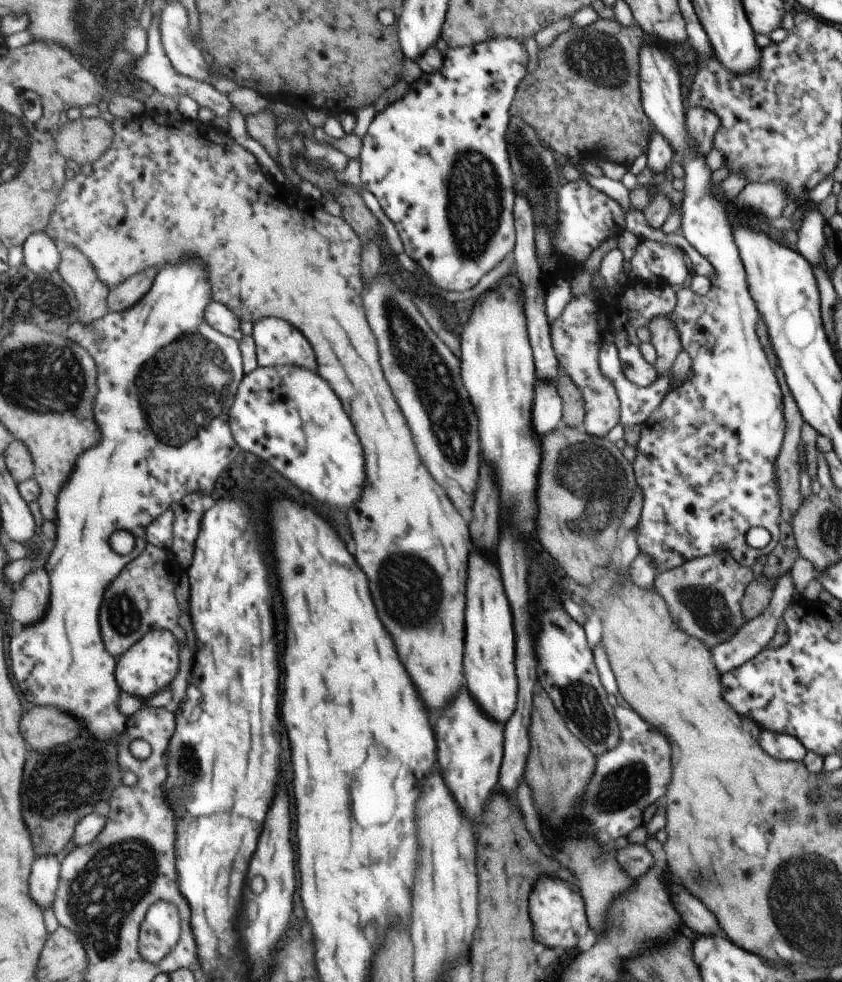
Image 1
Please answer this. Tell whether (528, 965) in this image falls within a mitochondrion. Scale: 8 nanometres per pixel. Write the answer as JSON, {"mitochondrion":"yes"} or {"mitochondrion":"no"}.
{"mitochondrion":"no"}

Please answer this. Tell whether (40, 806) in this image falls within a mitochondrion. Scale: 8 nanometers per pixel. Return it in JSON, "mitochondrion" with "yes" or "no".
{"mitochondrion":"yes"}

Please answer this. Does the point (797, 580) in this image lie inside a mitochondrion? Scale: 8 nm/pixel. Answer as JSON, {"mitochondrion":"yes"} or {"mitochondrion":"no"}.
{"mitochondrion":"no"}

